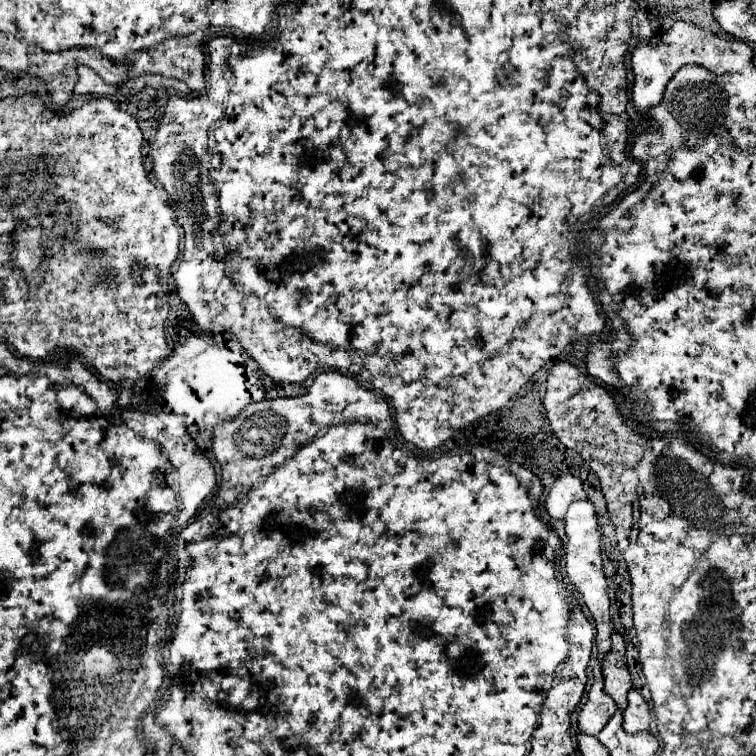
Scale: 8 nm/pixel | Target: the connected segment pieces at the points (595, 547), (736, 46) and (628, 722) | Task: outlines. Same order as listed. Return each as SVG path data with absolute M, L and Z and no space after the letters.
M577 500L569 506L567 516L565 516L565 532L567 532L567 576L571 580L571 584L575 586L575 590L581 594L585 606L589 608L595 628L597 628L597 636L595 636L595 644L597 644L597 658L601 660L609 648L611 648L611 632L613 632L613 624L609 618L609 598L607 598L607 578L603 574L603 560L601 560L601 532L599 524L597 524L597 516L595 516L595 508L589 500Z
M677 20L661 38L659 42L651 44L645 40L639 40L635 44L635 50L631 54L631 68L635 74L633 84L633 102L639 112L647 112L651 106L659 104L663 98L663 90L667 82L673 78L673 74L685 66L685 64L699 64L711 70L713 74L725 74L725 72L741 72L745 64L753 58L753 48L741 40L727 40L723 36L717 36L709 30L703 30L691 22Z
M631 688L627 700L629 700L629 704L623 710L623 728L625 728L625 732L635 734L635 732L649 730L651 710L649 710L649 704L645 702L645 698L641 696L641 692Z

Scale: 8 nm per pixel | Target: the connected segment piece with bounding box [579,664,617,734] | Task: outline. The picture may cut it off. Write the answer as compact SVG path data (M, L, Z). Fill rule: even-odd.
M601 664L595 666L591 672L593 672L593 678L591 678L591 686L587 692L587 700L579 710L579 730L599 734L601 728L617 710L617 706L613 704L611 696L603 690Z

